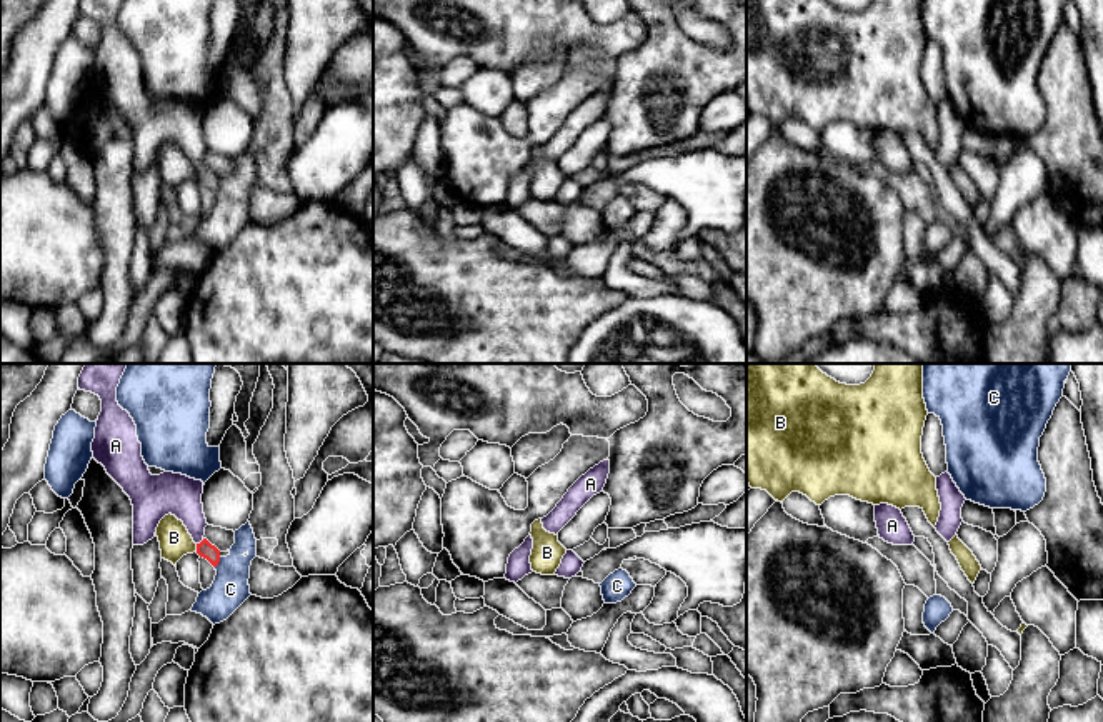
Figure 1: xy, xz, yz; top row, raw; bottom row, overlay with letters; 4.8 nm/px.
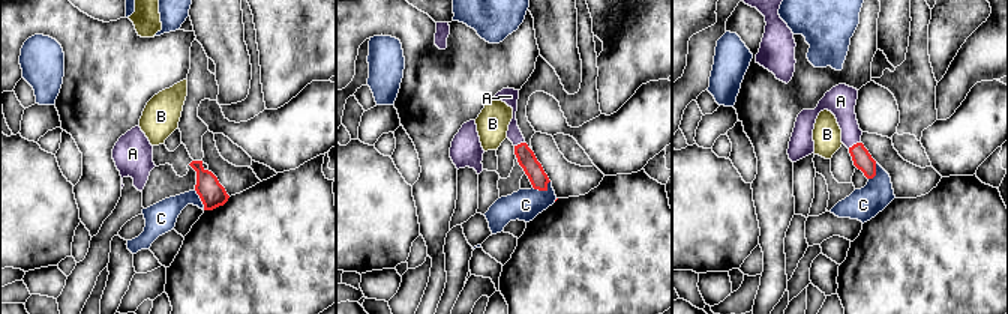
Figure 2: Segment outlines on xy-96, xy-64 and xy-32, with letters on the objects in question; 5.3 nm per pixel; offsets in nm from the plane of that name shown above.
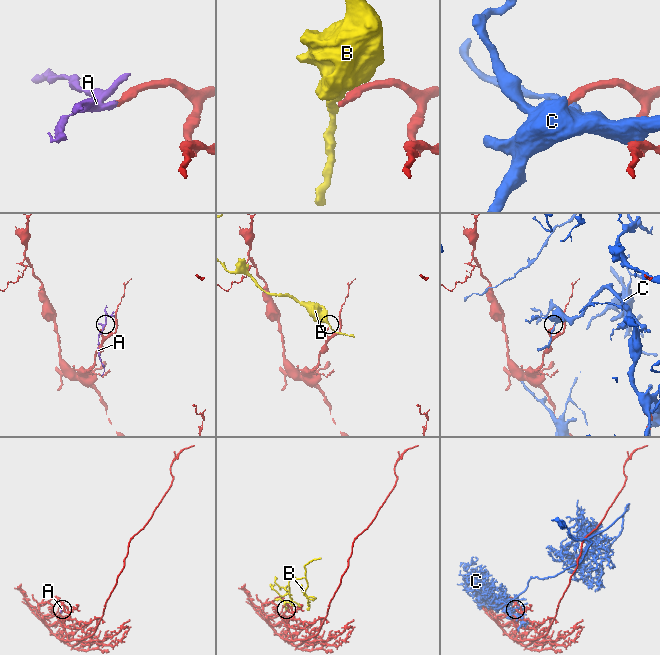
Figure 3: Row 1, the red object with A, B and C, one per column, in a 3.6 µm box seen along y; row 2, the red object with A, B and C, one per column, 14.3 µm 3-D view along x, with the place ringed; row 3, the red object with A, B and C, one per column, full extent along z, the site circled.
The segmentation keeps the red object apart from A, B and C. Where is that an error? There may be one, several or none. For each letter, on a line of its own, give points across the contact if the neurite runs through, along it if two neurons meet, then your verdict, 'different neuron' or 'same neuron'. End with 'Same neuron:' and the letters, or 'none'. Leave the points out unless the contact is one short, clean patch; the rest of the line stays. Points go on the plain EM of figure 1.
A: way xy (204, 175), (202, 167), (180, 122); same neuron
B: different neuron
C: different neuron
Same neuron: A

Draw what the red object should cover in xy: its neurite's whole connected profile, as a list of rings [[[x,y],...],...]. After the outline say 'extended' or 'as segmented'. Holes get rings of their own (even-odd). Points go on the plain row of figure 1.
[[[80,0],[78,15],[102,27],[92,78],[132,127],[133,172],[152,167],[160,147],[172,140],[187,153],[197,170],[197,180],[217,193],[220,177],[203,163],[208,152],[202,130],[203,108],[173,98],[150,100],[142,83],[137,52],[117,28],[122,2]]] | extended

